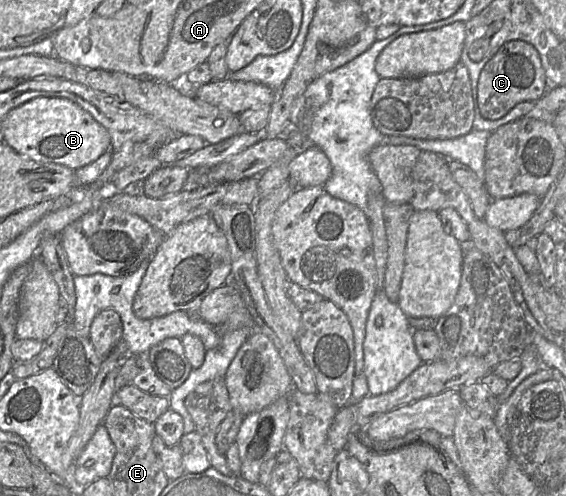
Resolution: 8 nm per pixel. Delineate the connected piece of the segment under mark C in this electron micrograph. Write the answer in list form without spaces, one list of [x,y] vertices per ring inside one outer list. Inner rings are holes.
[[[508,41],[486,62],[479,75],[478,108],[480,115],[489,120],[499,119],[522,101],[536,102],[546,91],[545,72],[537,50],[526,41]]]

